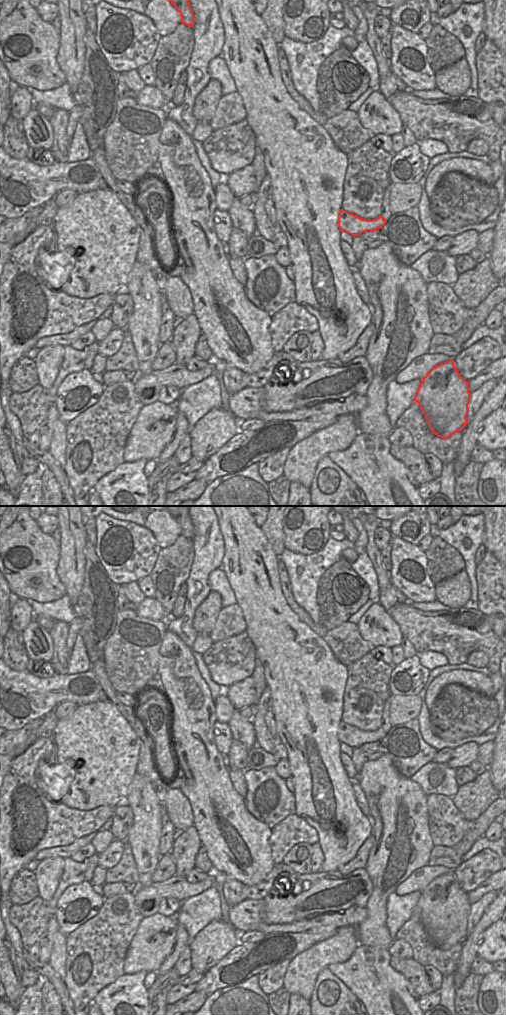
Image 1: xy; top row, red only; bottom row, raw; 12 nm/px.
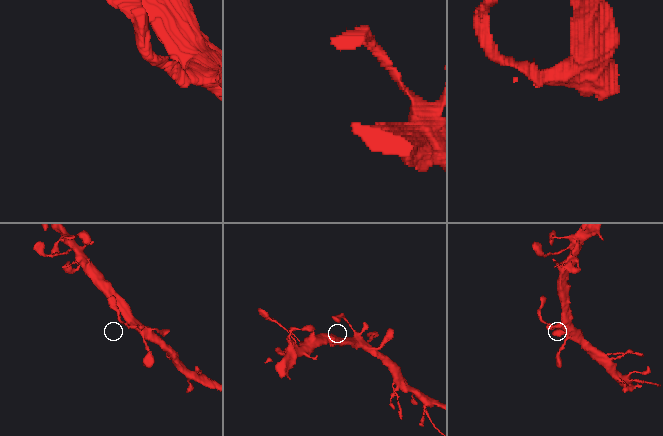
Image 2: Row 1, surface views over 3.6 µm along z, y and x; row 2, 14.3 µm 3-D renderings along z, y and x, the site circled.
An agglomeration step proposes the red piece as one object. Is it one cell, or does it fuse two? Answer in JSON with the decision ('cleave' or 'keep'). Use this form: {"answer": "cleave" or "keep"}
{"answer": "keep"}

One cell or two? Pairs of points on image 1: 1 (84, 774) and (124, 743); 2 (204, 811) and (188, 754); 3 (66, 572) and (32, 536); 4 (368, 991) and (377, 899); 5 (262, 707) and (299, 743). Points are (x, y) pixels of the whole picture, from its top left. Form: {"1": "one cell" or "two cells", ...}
{"1": "one cell", "2": "one cell", "3": "two cells", "4": "two cells", "5": "two cells"}

